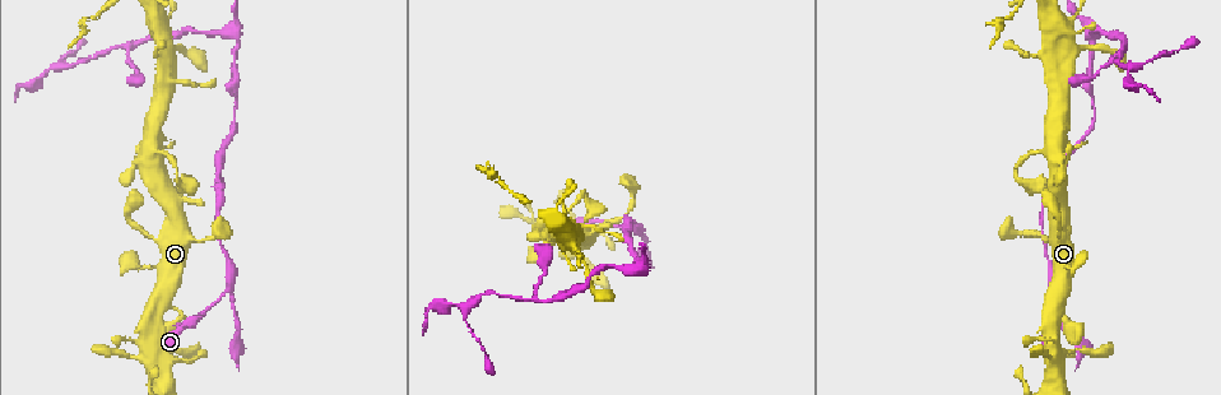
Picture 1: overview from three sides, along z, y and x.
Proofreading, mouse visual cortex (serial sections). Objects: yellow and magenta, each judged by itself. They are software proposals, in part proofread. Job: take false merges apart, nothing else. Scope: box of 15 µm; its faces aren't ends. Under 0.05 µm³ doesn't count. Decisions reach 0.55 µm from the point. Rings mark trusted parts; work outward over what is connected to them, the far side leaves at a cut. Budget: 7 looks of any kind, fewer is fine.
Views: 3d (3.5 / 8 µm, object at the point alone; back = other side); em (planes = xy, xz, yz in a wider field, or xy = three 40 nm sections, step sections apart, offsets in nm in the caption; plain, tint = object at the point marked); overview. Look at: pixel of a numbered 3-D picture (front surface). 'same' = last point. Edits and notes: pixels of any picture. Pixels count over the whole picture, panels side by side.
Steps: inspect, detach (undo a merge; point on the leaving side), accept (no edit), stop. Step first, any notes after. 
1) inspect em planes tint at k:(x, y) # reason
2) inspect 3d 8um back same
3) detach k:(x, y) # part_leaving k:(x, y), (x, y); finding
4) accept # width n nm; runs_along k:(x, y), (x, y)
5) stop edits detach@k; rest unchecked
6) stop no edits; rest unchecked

inspect 3d 3.5um at 1:(1050, 358) # arms part here

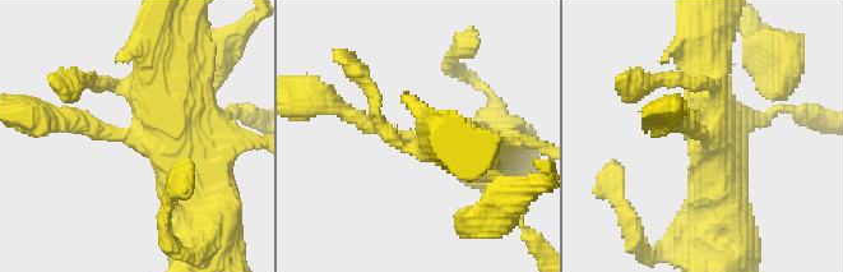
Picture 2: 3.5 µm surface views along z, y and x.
inspect em xy step 5 tint at 2:(708, 135)

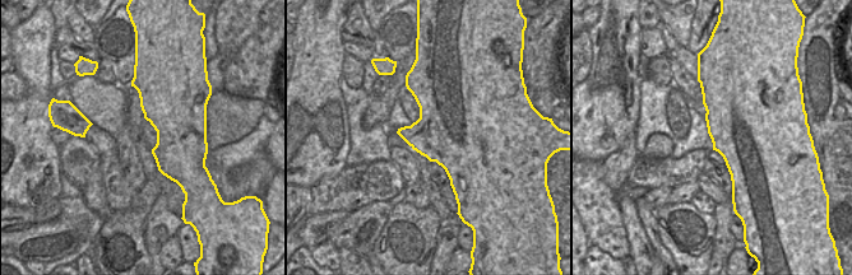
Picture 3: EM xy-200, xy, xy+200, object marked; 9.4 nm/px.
accept # runs_along 2:(167, 38), (160, 101), (199, 199); all the same cell

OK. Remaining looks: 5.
inspect 3d 3.5um at 1:(226, 292) # branch point

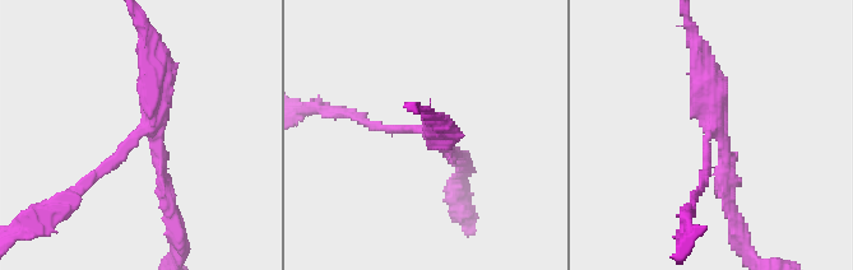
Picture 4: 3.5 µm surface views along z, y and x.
inspect em xy step 3 tint at 4:(142, 127) # arms 3; arm_widths 150, 150, 350 nm

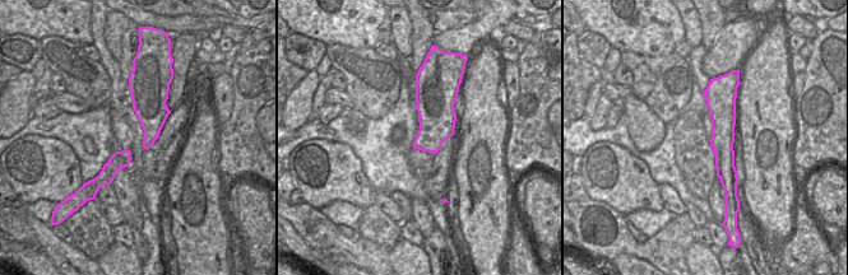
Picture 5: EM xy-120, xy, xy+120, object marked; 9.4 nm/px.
accept # continuous, no second cell

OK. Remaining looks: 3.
inspect 3d 8um at 1:(195, 238) # calibre changes

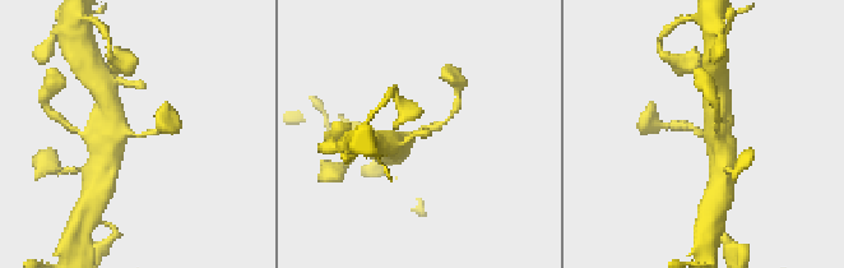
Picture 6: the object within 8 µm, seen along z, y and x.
inspect 3d 3.5um at 6:(133, 133)

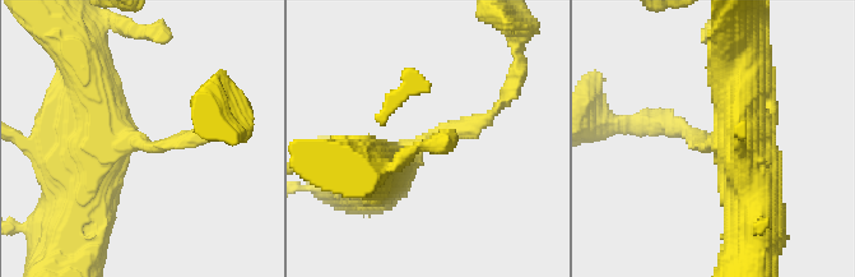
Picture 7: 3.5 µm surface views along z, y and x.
inspect em xy step 5 tint at 7:(428, 138) # need the tissue

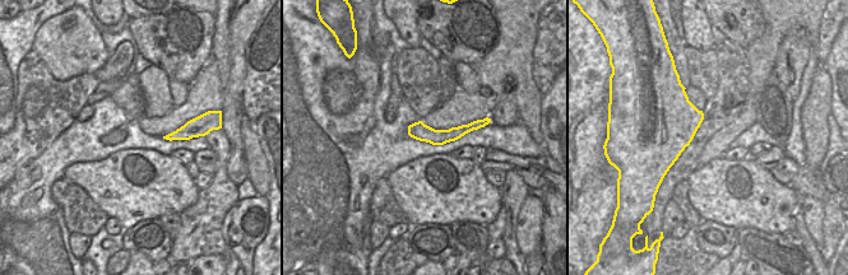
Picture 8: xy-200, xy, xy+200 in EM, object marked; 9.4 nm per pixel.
accept # arm_widths 200, 800 nm; continuous, no second cell

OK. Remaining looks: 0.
stop no edits; rest unchecked

